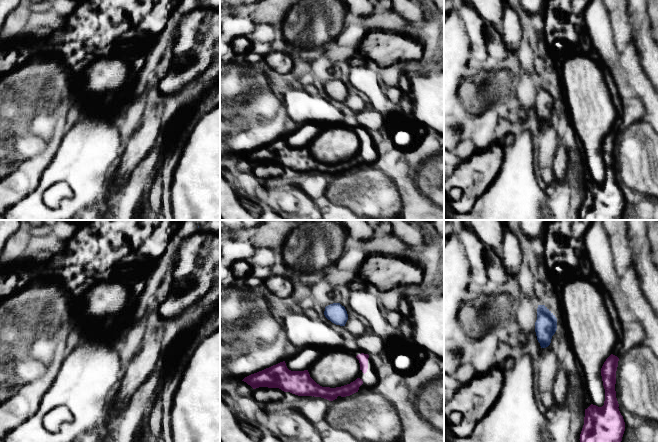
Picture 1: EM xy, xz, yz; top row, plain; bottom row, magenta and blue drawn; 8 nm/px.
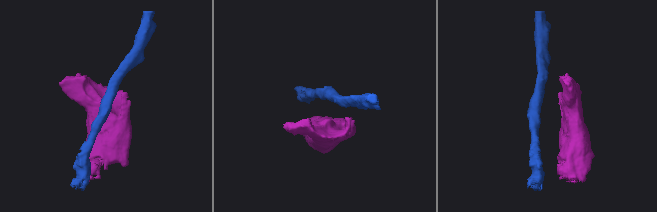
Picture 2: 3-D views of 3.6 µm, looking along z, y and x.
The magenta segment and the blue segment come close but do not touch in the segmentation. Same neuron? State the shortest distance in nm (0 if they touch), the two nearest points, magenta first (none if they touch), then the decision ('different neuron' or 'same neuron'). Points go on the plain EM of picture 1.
260 nm | xz (358, 130), (344, 101) | different neuron

